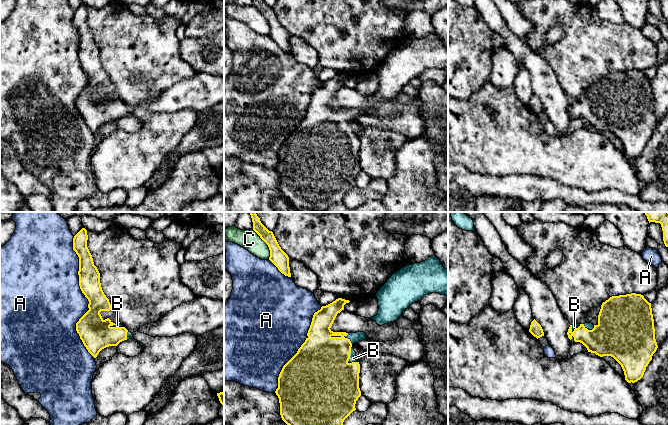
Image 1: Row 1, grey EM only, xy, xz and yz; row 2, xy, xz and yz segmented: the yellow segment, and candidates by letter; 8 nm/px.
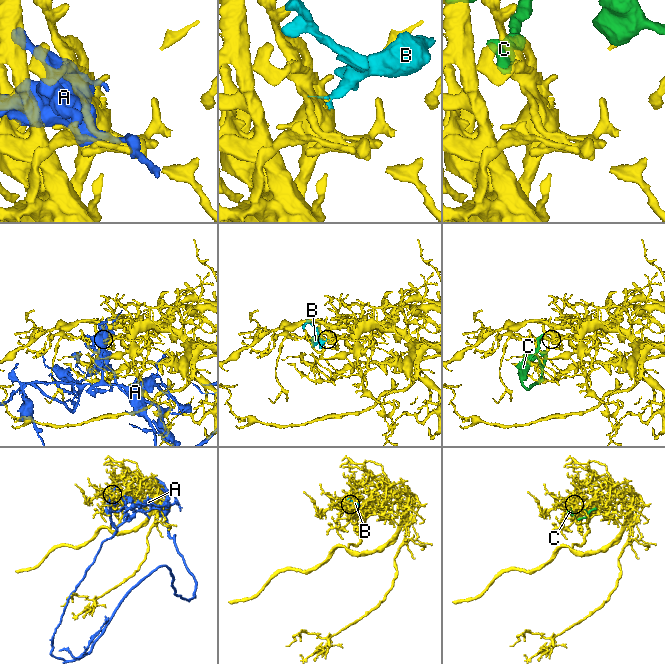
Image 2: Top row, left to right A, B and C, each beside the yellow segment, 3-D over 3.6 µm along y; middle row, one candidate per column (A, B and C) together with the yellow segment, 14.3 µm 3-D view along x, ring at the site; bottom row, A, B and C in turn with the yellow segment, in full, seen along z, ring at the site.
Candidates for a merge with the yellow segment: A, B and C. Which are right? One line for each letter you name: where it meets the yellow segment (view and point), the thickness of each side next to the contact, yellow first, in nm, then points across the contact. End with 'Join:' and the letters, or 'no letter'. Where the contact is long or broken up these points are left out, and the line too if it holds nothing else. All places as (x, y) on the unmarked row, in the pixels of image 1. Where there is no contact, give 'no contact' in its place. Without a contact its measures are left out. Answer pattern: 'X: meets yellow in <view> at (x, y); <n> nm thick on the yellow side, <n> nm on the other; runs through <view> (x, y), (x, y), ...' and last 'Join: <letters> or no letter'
B: meets yellow in xz at (349, 131); 440 nm thick on the yellow side, 60 nm on the other
Join: B

